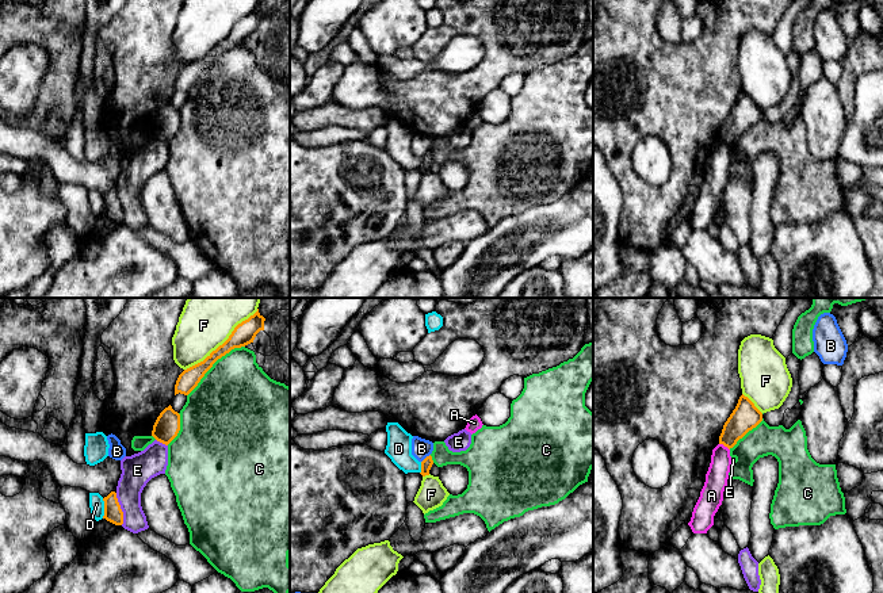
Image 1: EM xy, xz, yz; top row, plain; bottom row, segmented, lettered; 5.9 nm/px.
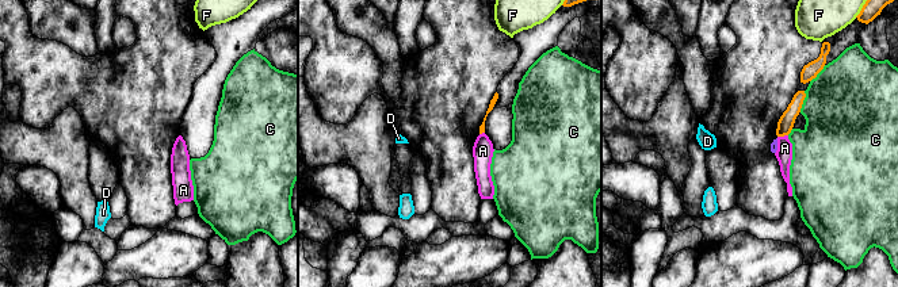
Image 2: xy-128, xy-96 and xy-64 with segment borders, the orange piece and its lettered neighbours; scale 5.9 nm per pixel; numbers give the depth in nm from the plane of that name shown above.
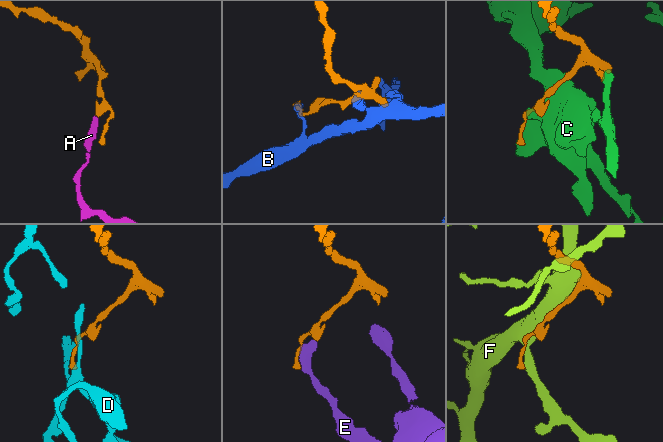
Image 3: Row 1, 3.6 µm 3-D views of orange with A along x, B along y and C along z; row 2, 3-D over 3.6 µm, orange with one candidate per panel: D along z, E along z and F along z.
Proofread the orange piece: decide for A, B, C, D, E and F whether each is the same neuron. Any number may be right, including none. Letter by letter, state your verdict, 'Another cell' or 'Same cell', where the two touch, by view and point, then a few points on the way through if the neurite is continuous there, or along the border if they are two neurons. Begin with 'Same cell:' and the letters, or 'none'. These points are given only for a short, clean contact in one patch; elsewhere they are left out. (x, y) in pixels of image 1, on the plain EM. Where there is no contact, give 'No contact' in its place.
Same cell: none
A: Another cell. Touches orange at yz (725, 142). Boundary: yz (719, 140), (729, 146)
B: Another cell. Touches orange at xz (425, 155). Boundary: xz (429, 150), (421, 159)
C: Another cell. Touches orange at xy (213, 60)
D: Another cell. Touches orange at xy (104, 205)
E: Another cell. Touches orange at xy (121, 206)
F: Another cell. Touches orange at xy (224, 39)

